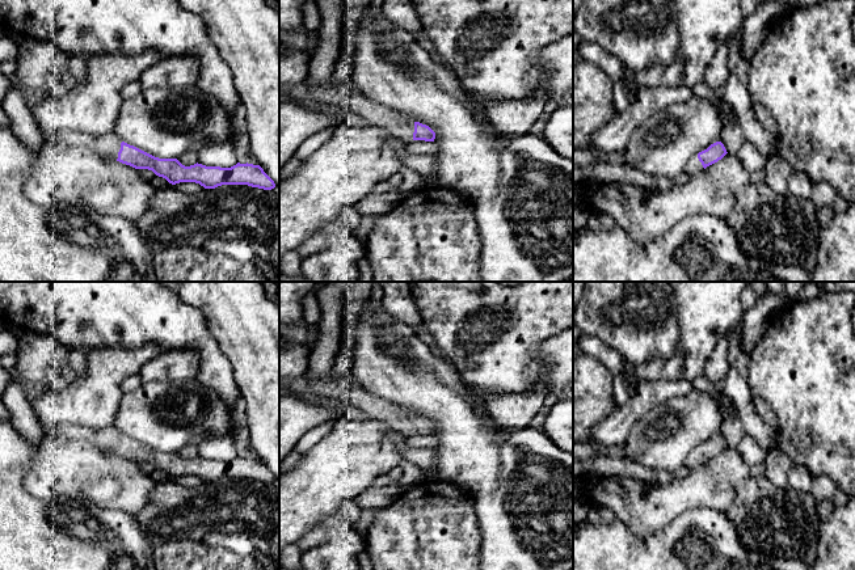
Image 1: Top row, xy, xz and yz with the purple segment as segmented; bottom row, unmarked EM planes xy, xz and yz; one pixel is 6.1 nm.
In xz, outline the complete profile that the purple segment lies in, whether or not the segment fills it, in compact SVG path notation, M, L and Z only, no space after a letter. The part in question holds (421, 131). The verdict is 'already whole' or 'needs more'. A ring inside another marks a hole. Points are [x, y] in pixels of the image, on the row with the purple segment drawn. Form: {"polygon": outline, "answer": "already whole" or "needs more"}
{"polygon": "M333 76L317 86L311 86L304 80L281 88L279 94L303 101L342 106L361 115L368 124L384 128L405 144L413 140L434 142L435 139L435 132L429 126L413 122L407 115L371 101L354 83L340 85Z", "answer": "needs more"}

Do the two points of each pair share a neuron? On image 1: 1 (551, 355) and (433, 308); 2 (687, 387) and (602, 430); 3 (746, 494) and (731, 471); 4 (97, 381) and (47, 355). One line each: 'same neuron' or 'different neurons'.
1: different neurons
2: same neuron
3: different neurons
4: different neurons

